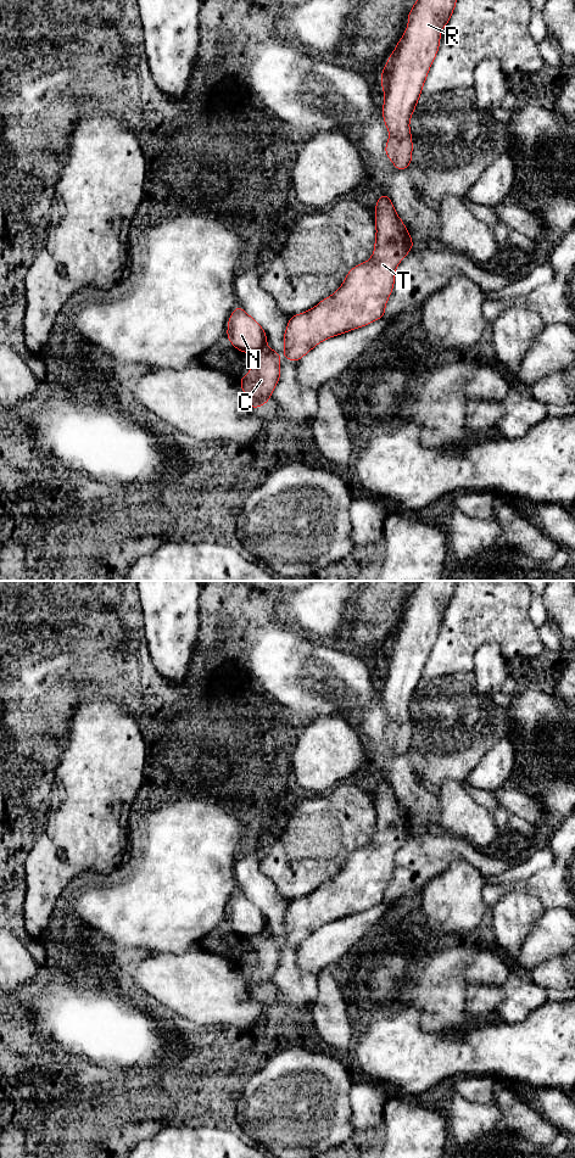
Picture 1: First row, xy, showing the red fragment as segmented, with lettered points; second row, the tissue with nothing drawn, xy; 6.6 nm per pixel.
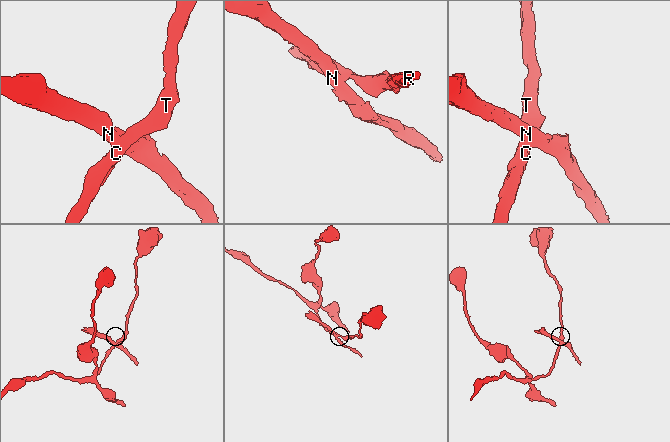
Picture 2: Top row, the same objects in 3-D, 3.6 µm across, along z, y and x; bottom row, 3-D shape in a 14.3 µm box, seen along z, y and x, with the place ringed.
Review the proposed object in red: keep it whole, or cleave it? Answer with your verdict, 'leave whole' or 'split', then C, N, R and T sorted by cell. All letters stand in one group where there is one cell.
split; groups C R T / N

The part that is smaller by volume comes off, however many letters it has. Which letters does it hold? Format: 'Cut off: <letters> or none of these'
Cut off: N

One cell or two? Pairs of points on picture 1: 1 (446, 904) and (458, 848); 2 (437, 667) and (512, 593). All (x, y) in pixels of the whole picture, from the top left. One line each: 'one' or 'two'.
1: two
2: one

